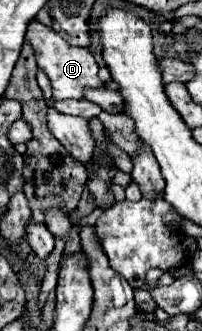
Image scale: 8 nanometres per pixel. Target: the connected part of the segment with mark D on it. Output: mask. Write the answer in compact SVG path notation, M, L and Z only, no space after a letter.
M32 20L26 32L26 40L32 44L38 68L46 72L46 76L52 82L52 98L54 100L66 100L66 98L84 98L84 92L88 88L102 88L102 80L98 78L98 64L88 48L82 46L70 46L56 30L50 26L40 24L38 20Z

